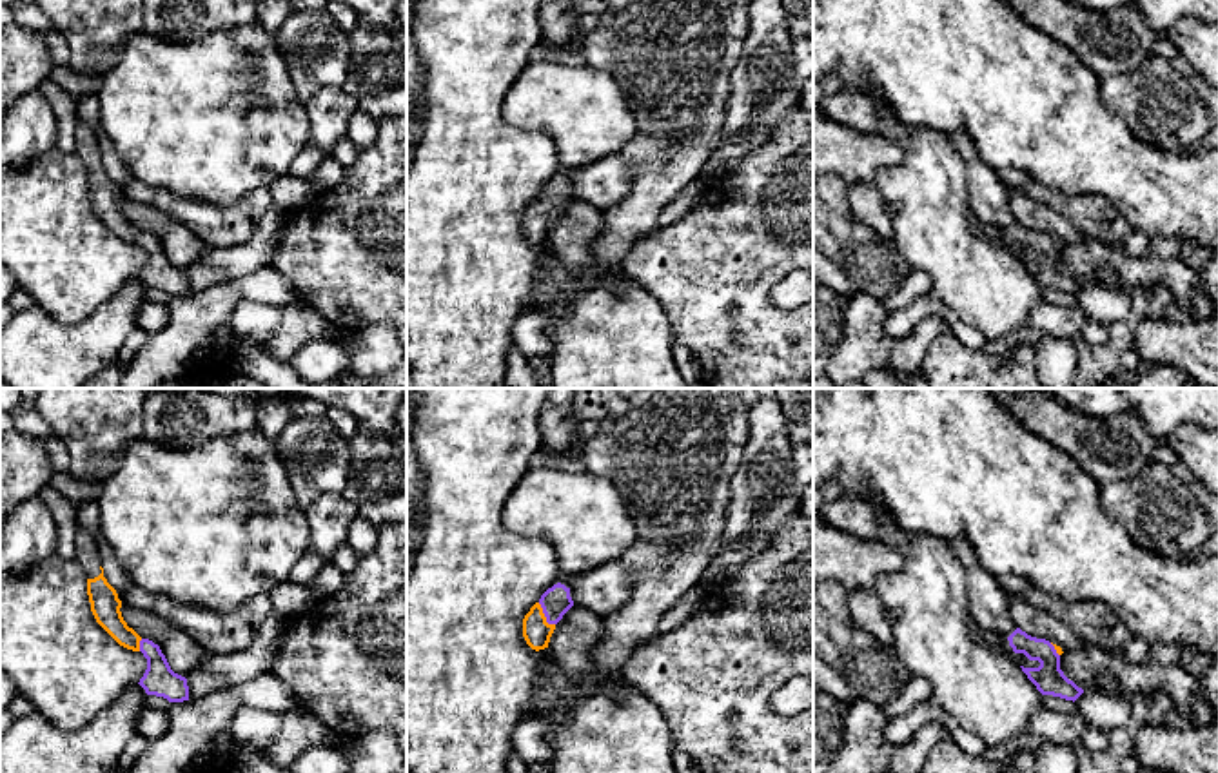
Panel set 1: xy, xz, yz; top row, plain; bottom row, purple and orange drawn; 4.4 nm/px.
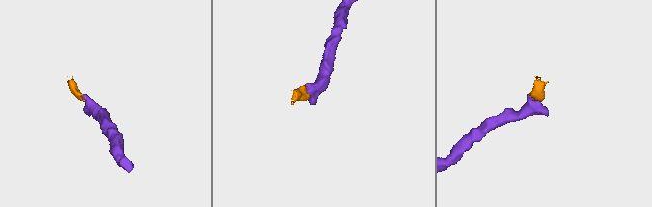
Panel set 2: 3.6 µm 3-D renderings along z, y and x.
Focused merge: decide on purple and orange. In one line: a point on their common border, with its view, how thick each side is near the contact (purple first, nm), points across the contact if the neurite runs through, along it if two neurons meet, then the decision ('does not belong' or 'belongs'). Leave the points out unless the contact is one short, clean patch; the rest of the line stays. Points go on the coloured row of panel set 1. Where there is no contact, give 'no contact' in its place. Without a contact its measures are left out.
xz (545, 616) | 140/120 nm | across xz (556, 601), (545, 616), (536, 630) | belongs

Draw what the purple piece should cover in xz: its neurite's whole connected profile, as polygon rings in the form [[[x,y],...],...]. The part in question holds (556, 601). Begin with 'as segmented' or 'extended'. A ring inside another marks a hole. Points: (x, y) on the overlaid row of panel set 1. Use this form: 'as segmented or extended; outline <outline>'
extended; outline [[[561,582],[548,588],[523,619],[526,644],[535,651],[548,648],[555,624],[572,606],[570,588]]]

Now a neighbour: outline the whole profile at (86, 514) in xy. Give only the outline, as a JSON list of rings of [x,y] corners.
[[[87,501],[78,504],[76,523],[96,541],[100,537],[98,503]]]

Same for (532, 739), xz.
[[[543,717],[521,722],[514,731],[514,753],[525,762],[552,762],[552,729]]]

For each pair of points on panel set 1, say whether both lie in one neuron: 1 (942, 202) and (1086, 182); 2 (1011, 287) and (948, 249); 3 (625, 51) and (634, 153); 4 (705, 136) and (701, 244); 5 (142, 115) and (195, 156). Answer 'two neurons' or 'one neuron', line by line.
1: two neurons
2: one neuron
3: one neuron
4: two neurons
5: one neuron

